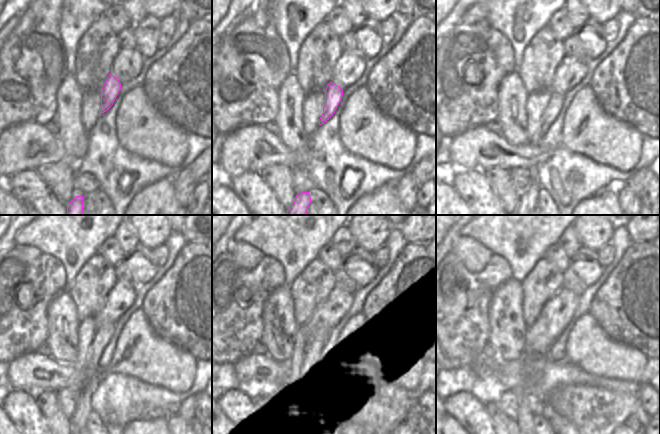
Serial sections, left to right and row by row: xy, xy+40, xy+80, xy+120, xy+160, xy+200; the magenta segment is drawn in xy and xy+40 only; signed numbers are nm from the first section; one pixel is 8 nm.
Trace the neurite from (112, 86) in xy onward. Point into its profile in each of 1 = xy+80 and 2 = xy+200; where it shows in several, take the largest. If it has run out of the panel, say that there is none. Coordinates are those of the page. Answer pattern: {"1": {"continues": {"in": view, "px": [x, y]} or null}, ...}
{"1": {"continues": {"in": "xy+80", "px": [556, 100]}}, "2": {"continues": {"in": "xy+200", "px": [489, 389]}}}

